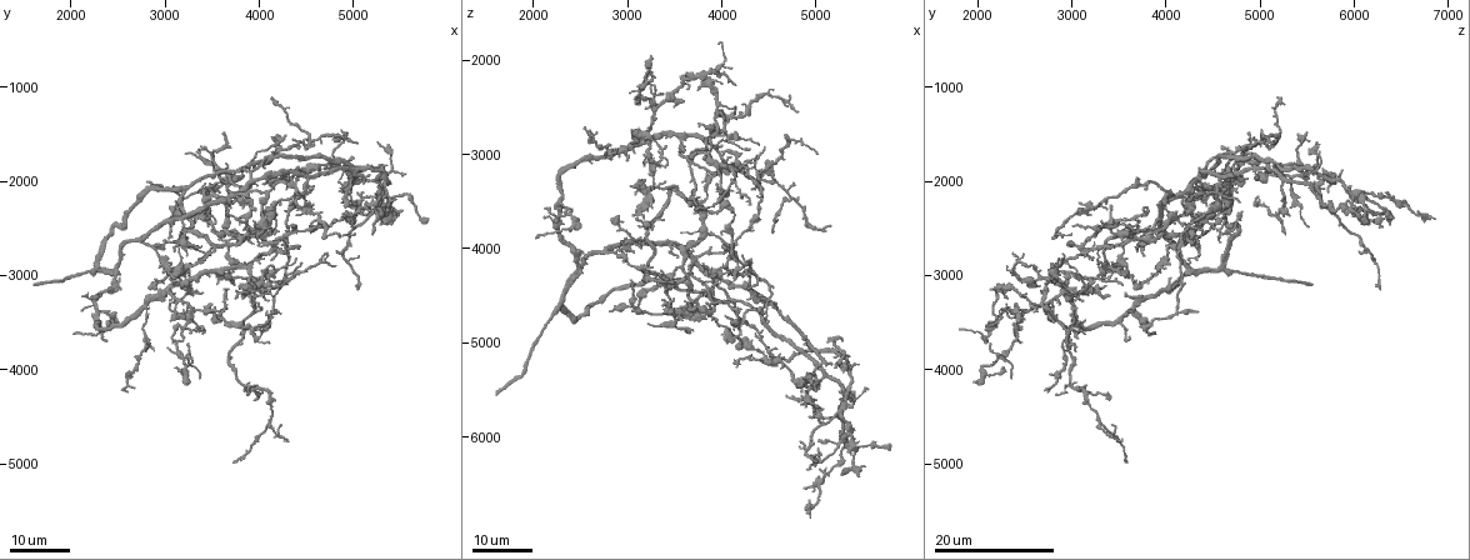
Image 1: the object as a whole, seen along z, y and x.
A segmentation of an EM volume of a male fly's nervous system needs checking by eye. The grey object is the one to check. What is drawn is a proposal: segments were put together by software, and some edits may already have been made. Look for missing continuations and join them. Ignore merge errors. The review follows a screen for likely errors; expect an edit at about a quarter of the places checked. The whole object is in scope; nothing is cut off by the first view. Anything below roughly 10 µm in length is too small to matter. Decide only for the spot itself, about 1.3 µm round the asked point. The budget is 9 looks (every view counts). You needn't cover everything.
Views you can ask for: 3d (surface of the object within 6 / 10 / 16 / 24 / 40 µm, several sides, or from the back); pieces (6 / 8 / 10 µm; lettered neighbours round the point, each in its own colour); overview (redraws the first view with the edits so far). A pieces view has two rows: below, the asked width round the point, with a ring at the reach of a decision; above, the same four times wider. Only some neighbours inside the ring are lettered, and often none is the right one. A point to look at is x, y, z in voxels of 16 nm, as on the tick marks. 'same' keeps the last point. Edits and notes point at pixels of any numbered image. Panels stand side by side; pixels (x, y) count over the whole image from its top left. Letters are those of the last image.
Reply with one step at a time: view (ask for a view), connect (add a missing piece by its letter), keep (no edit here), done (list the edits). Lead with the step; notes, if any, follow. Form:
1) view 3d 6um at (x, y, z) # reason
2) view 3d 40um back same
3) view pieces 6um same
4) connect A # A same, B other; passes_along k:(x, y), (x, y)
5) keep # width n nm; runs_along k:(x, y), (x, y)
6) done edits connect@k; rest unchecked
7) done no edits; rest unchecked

view 3d 24um at (4340, 2480, 3020) # free end

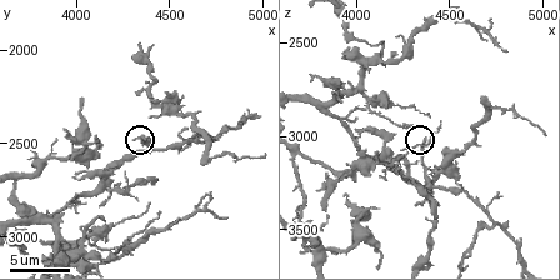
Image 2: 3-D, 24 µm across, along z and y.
view pieces 8um at (4380, 2460, 3020) # see the neighbours

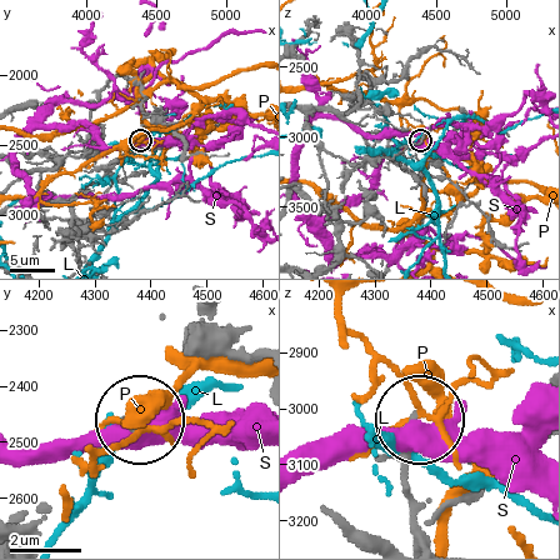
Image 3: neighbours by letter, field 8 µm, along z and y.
keep # L other, P other, S other; runs_along 3:(419, 538), (404, 475), (413, 425); no lettered piece goes on from it

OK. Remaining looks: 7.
view 3d 24um at (4540, 2480, 3840) # an open end

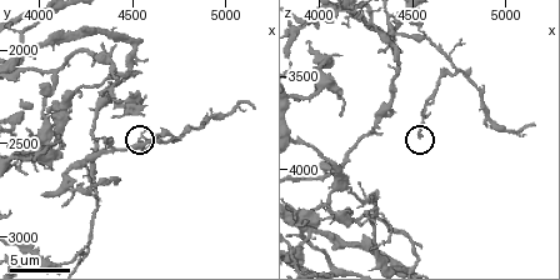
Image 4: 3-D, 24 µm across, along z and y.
view pieces 6um at (4540, 2480, 3820)

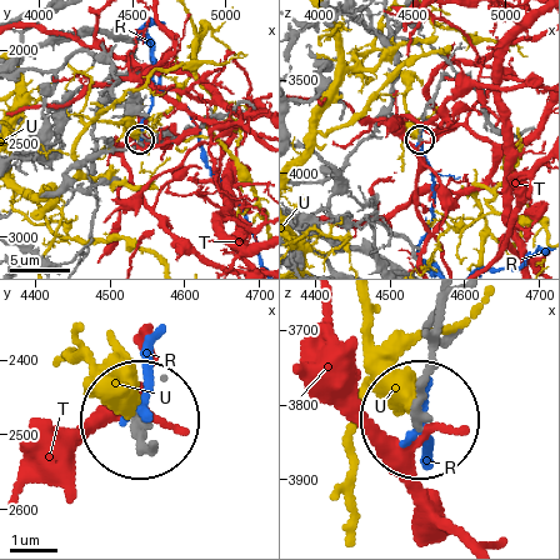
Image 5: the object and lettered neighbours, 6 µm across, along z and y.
keep # R other, T other, U other; no lettered piece goes on from it

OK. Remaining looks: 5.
view pieces 10um at (5140, 2300, 3760) # tapers out

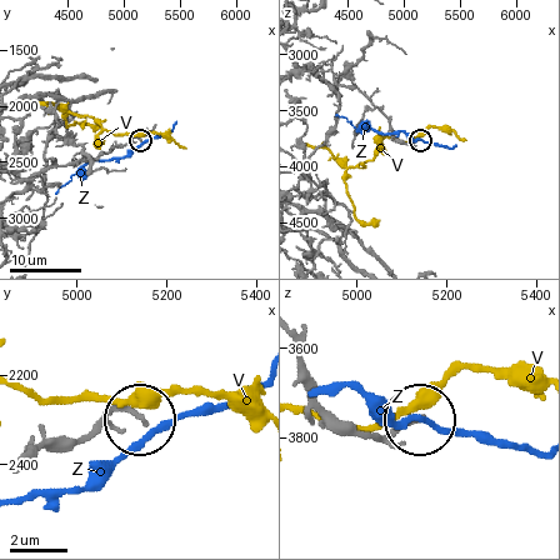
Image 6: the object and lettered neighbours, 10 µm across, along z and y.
keep # width 160 nm; V other, Z other; runs_along 6:(303, 384), (360, 431), (381, 434), (415, 421); none of them fits

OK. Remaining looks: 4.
view 3d 16um at (4060, 2000, 4740) # tapers out

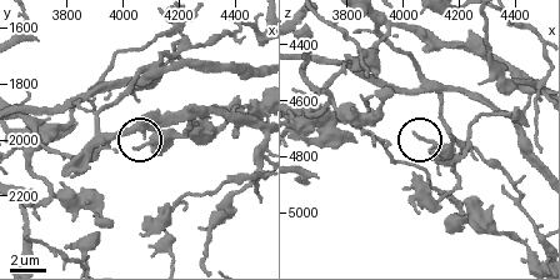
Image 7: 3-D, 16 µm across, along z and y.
view pieces 6um at (4040, 2030, 4720)

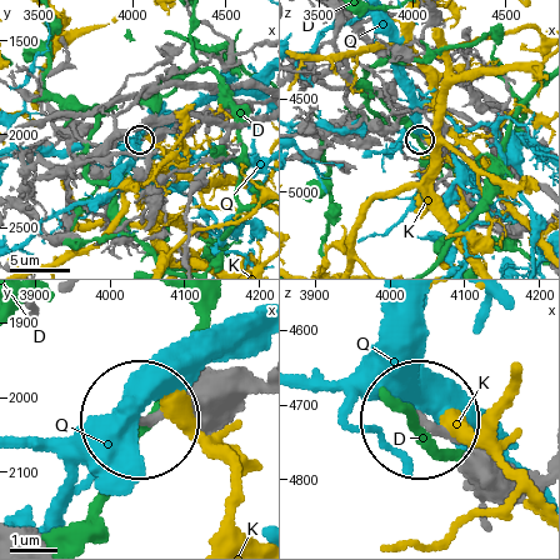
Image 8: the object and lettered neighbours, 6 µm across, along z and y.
keep # D other, K other, Q other; no lettered piece goes on from it

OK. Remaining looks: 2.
done no edits; rest unchecked

